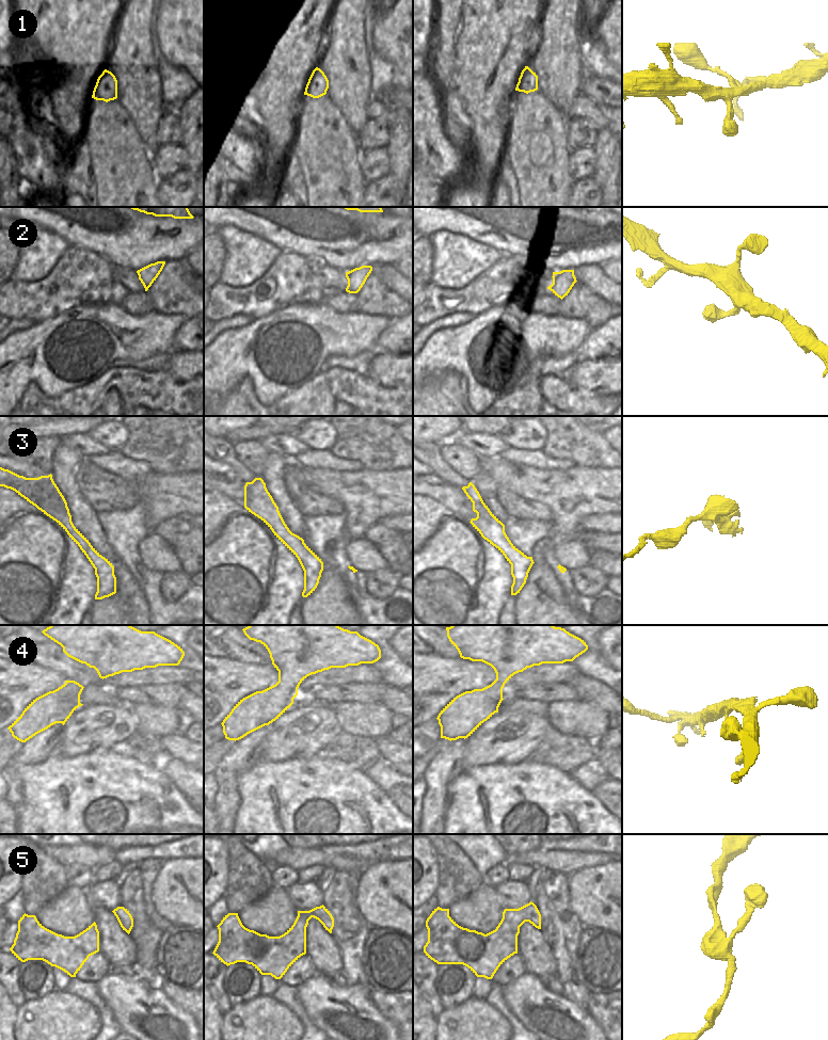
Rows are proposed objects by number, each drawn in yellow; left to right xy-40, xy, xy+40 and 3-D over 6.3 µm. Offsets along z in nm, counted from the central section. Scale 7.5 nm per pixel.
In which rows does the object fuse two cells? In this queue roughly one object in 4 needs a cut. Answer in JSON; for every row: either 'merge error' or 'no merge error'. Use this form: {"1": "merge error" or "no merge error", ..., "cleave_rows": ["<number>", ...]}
{"1": "no merge error", "2": "no merge error", "3": "merge error", "4": "no merge error", "5": "no merge error", "cleave_rows": ["3"]}

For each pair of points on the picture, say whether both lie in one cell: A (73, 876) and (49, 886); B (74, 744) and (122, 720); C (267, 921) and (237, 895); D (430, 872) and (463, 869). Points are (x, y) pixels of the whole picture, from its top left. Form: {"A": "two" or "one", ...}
{"A": "two", "B": "one", "C": "two", "D": "two"}

